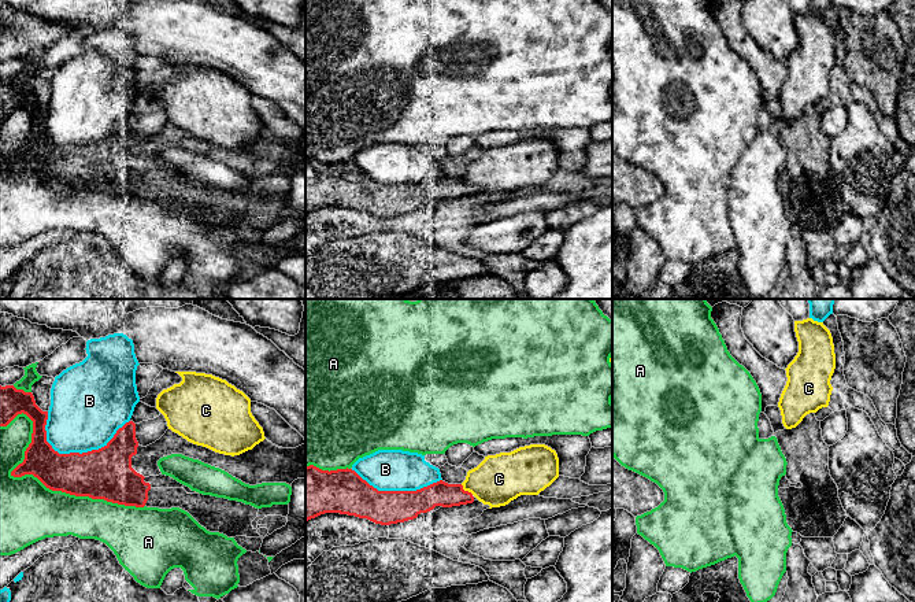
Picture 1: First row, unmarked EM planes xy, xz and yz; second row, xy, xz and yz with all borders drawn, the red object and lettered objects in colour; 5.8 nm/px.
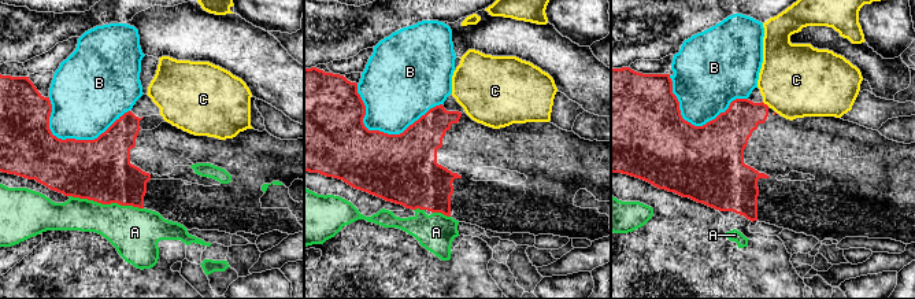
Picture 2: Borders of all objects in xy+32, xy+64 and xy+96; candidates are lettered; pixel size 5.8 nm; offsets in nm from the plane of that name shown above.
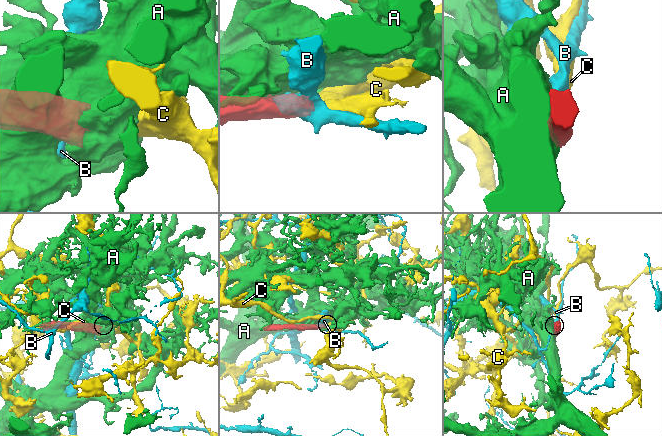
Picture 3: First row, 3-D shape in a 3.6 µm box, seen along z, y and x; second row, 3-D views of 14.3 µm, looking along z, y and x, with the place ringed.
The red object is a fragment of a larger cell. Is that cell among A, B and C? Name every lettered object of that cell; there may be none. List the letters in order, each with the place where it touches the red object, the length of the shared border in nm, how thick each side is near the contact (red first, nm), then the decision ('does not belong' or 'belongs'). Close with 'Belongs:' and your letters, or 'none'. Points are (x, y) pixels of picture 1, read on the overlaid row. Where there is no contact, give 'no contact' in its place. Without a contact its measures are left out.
A: contact xy (36, 476); length 950 nm; calibres 240 and 360 nm; does not belong
B: contact xy (88, 451); length 500 nm; calibres 300 and 440 nm; does not belong
C: contact xz (466, 491); length 100 nm; calibres 140 and 300 nm; does not belong
Belongs: none

